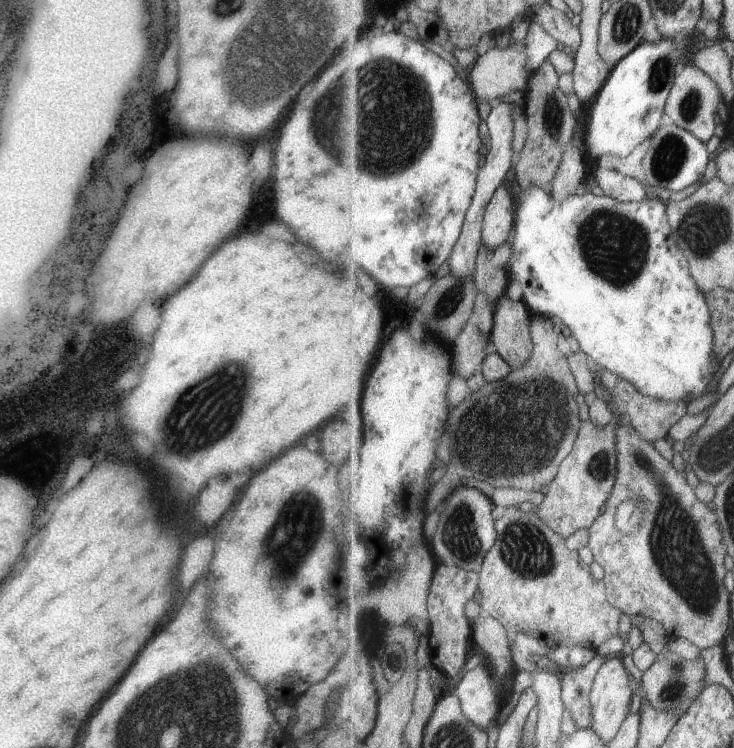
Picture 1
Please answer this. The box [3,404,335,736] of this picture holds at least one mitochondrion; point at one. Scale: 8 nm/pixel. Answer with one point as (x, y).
(300, 540)

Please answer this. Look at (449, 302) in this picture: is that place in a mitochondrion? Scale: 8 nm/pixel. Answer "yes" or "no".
yes

